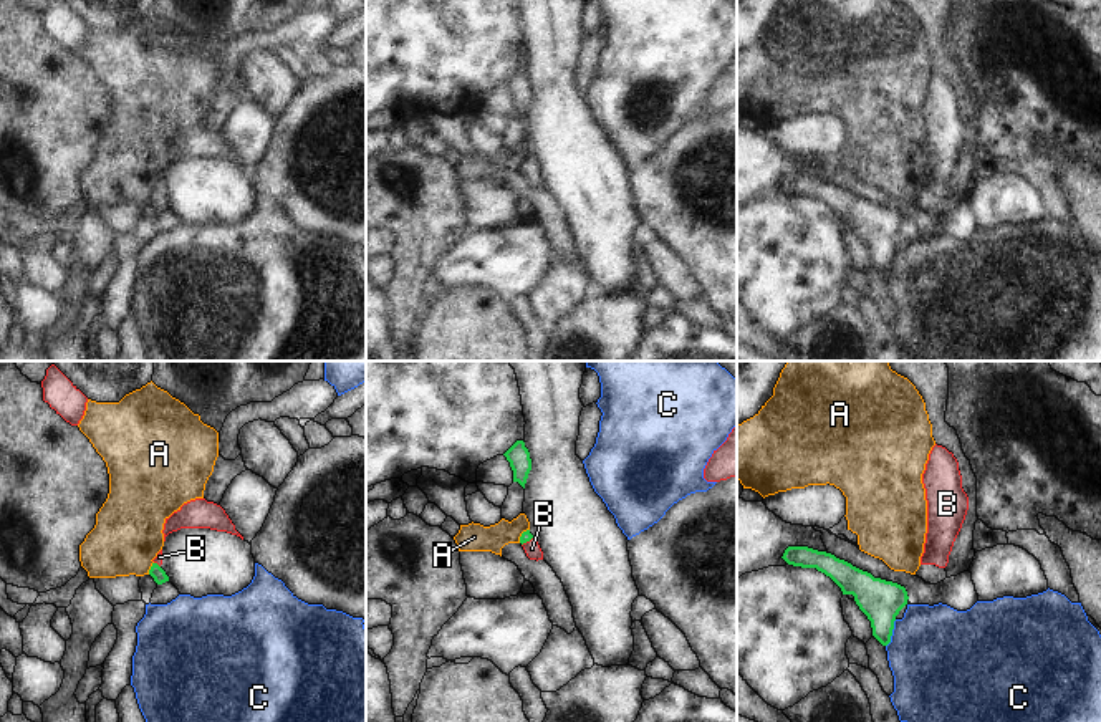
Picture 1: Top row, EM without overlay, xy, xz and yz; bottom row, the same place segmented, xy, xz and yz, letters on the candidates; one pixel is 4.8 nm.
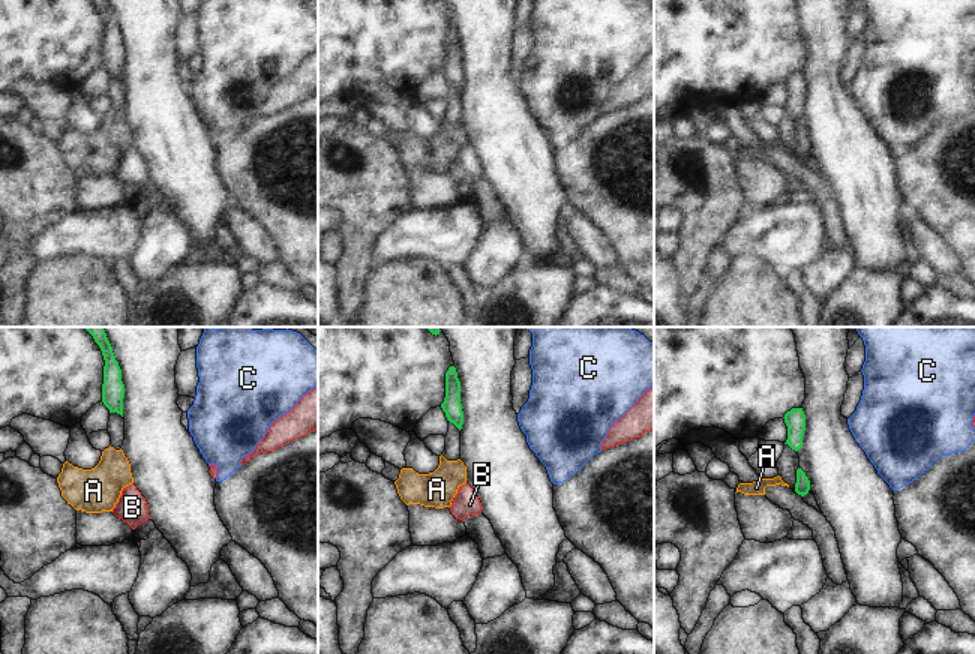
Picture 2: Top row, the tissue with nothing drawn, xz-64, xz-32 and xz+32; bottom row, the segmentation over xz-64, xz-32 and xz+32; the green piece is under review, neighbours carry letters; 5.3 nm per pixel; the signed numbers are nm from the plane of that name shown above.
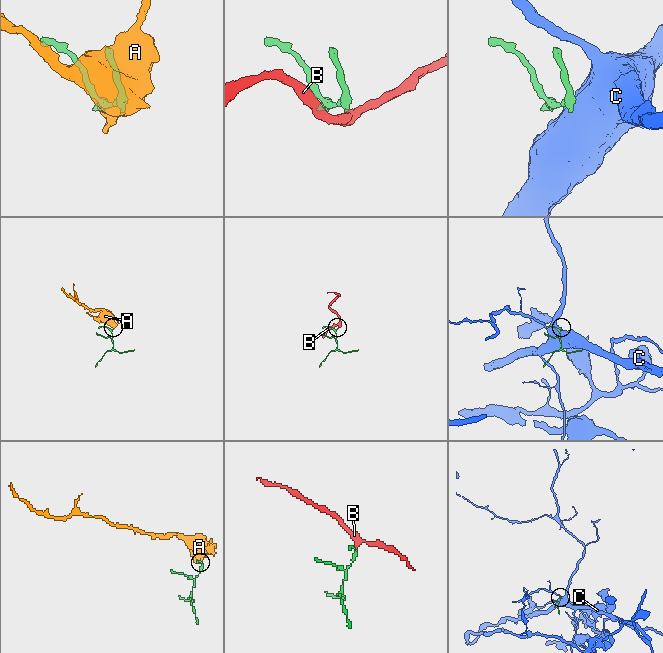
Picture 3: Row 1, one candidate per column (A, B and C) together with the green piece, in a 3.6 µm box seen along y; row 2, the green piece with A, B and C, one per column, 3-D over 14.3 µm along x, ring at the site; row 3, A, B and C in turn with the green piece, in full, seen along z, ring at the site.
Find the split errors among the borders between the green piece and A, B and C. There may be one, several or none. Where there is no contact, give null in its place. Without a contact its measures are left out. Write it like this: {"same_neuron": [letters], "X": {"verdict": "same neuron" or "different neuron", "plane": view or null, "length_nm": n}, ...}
{"same_neuron": ["B"], "A": {"verdict": "different neuron", "plane": "xy", "length_nm": 70}, "B": {"verdict": "same neuron", "plane": "xz", "length_nm": 80}, "C": {"verdict": "different neuron", "plane": "yz", "length_nm": 140}}

